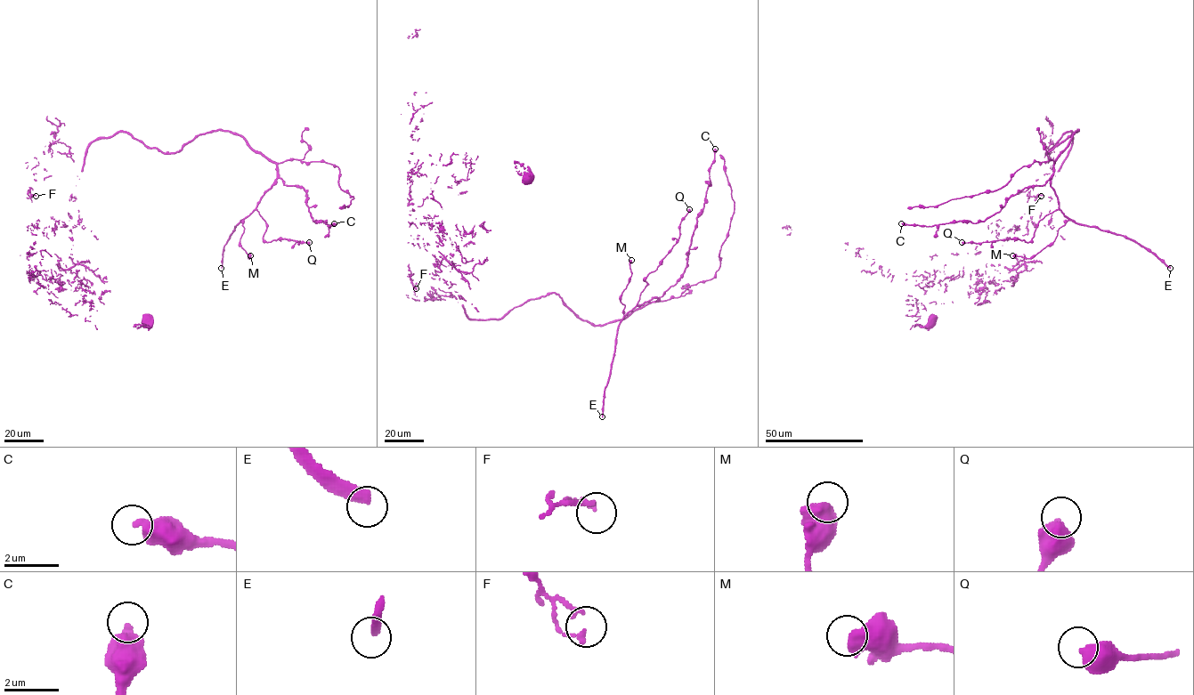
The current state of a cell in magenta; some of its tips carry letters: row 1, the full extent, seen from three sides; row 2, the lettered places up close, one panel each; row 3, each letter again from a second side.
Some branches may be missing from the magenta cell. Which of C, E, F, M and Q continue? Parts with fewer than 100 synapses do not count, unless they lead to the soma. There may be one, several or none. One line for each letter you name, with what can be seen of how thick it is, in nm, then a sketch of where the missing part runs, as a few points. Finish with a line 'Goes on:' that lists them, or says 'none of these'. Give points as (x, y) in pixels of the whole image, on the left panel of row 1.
E: 400 nm thick; missing branch runs (221, 268), (240, 384), (270, 413), (280, 413), (314, 371), (317, 379), (309, 384), (315, 397)
Goes on: E

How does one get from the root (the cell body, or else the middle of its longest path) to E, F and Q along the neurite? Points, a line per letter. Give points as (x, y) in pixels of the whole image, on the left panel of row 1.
E: (148, 319), (97, 328), (44, 288), (82, 279), (52, 228), (92, 142), (224, 130), (272, 160), (221, 268)
F: (148, 319), (50, 303), (82, 279), (52, 228), (79, 218), (69, 153), (44, 154), (36, 196)
Q: (148, 319), (44, 288), (82, 279), (52, 228), (95, 141), (238, 133), (263, 240), (309, 242)

